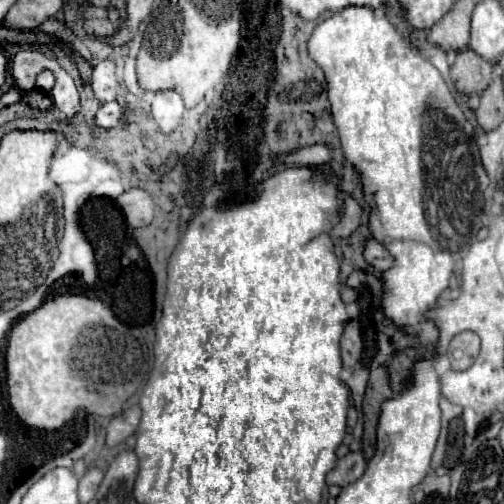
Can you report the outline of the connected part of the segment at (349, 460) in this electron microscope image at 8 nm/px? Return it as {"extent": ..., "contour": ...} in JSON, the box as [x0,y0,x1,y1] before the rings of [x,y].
{"extent":[327,452,365,486],"contour":[[[349,452],[345,458],[341,458],[335,466],[335,470],[331,470],[327,474],[327,484],[335,484],[335,486],[349,486],[351,482],[355,482],[357,478],[361,478],[361,474],[365,472],[365,460],[361,452]]]}

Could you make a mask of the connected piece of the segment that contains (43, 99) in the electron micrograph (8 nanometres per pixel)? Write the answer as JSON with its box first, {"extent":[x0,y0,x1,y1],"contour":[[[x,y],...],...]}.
{"extent":[21,88,53,110],"contour":[[[33,88],[29,92],[21,92],[21,102],[25,102],[31,108],[39,108],[39,110],[49,110],[53,104],[51,96],[43,90],[37,90],[37,88]]]}

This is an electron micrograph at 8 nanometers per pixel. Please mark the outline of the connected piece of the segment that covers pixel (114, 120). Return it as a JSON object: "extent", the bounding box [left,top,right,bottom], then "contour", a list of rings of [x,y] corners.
{"extent":[95,102,123,128],"contour":[[[105,102],[103,106],[99,106],[99,110],[95,112],[95,124],[103,126],[103,128],[115,128],[121,124],[123,120],[123,106],[119,102]]]}

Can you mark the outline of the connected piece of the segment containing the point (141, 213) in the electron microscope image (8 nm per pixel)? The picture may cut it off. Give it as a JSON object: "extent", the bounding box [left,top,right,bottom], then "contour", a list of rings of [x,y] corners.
{"extent":[117,188,155,228],"contour":[[[139,188],[127,190],[121,196],[117,196],[117,204],[121,206],[127,218],[127,224],[131,228],[141,228],[141,226],[151,224],[155,206],[153,206],[151,196],[145,190],[139,190]]]}

